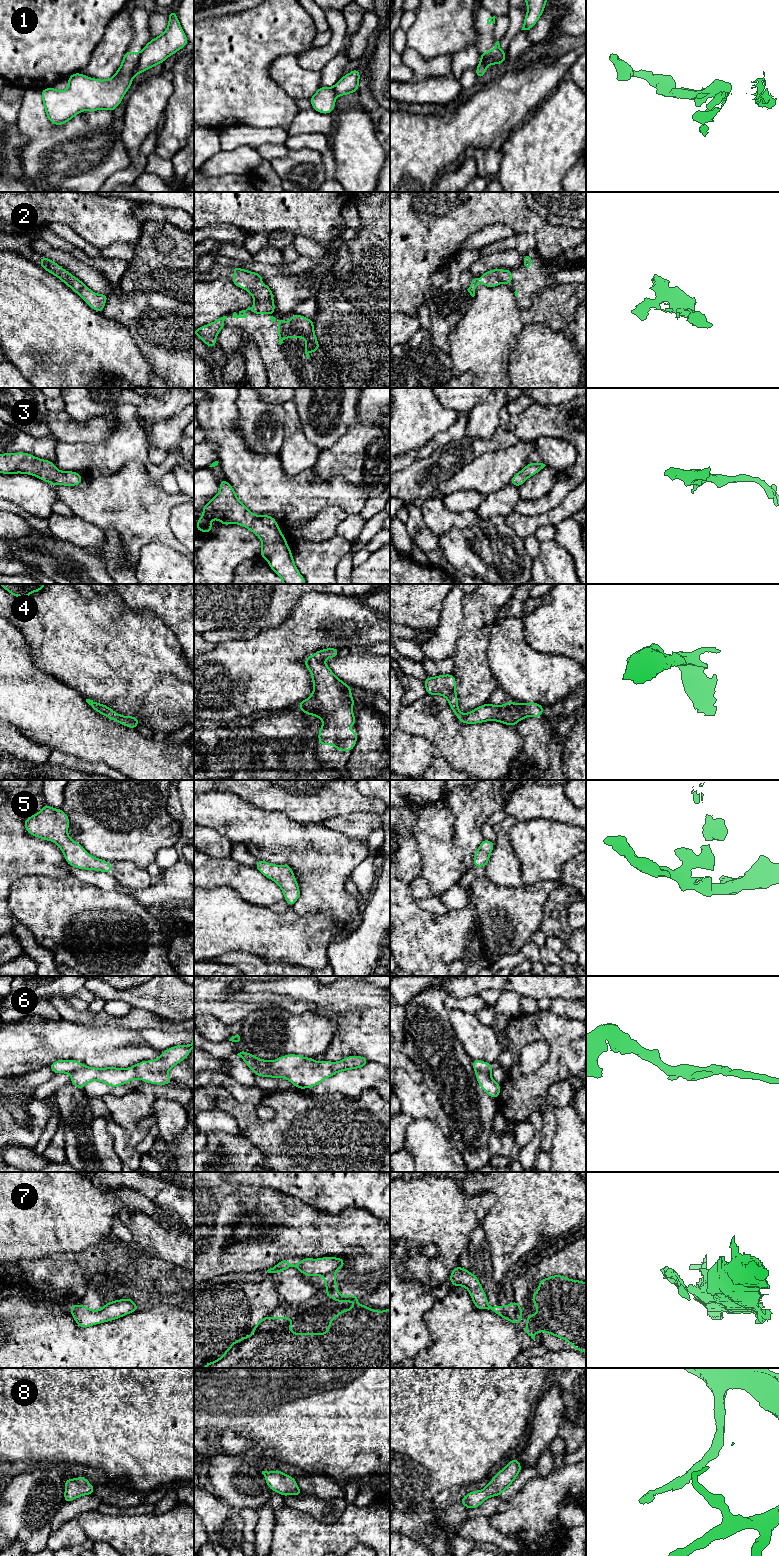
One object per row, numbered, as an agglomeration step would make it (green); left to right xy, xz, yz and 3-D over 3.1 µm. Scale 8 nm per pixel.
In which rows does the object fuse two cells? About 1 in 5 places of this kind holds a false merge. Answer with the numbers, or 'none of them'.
1, 6, 7

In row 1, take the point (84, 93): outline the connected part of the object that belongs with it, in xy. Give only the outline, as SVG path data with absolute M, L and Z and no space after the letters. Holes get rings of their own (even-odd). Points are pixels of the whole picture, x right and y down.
M126 51L123 61L115 75L108 80L98 80L82 75L79 72L69 76L69 87L59 91L53 87L41 91L41 97L45 107L46 115L53 125L63 125L82 111L109 110L111 112L121 104L123 96L132 85L132 68L139 62L140 52Z

